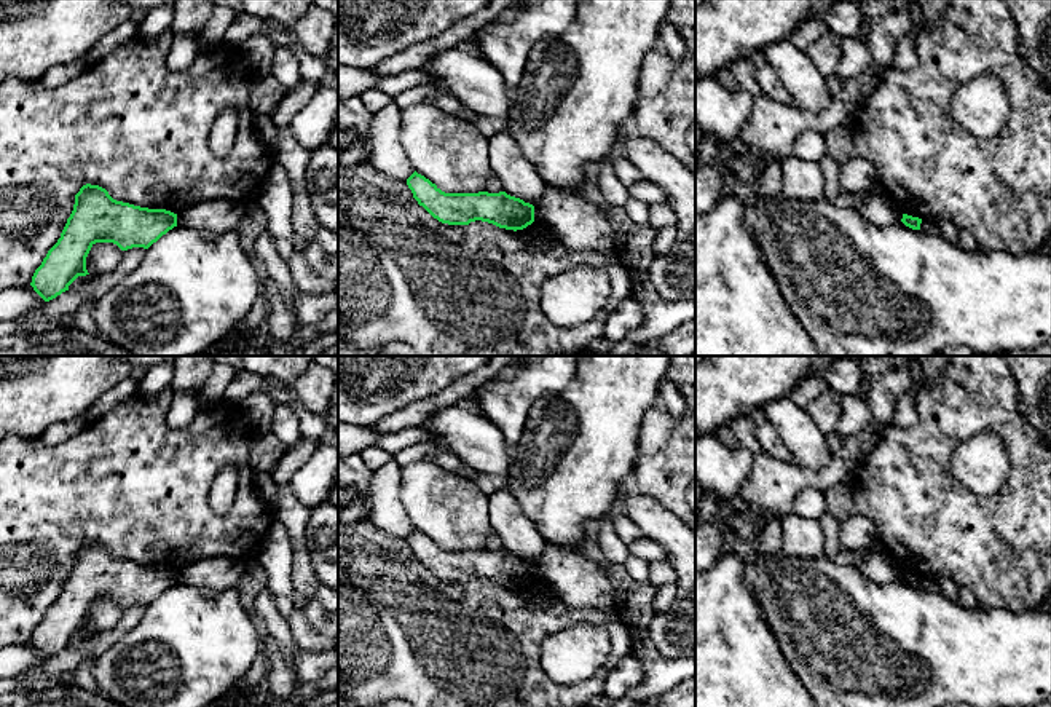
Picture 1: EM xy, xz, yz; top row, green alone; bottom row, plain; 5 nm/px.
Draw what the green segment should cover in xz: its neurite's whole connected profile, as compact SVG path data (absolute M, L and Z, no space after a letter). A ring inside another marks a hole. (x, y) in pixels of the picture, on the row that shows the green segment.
M416 171L407 185L418 204L442 223L469 225L482 220L517 231L534 222L534 206L506 192L445 193Z

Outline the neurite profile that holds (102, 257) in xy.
M113 243L93 244L86 257L86 270L91 276L110 273L121 262L123 251Z

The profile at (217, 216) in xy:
M207 199L177 214L177 225L212 233L238 231L249 214L247 204L228 199Z

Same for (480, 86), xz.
M466 45L431 54L419 70L429 77L427 83L453 94L469 112L504 118L510 110L514 89L496 67Z

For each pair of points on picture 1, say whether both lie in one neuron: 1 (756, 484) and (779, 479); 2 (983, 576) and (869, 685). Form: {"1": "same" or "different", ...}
{"1": "same", "2": "different"}

